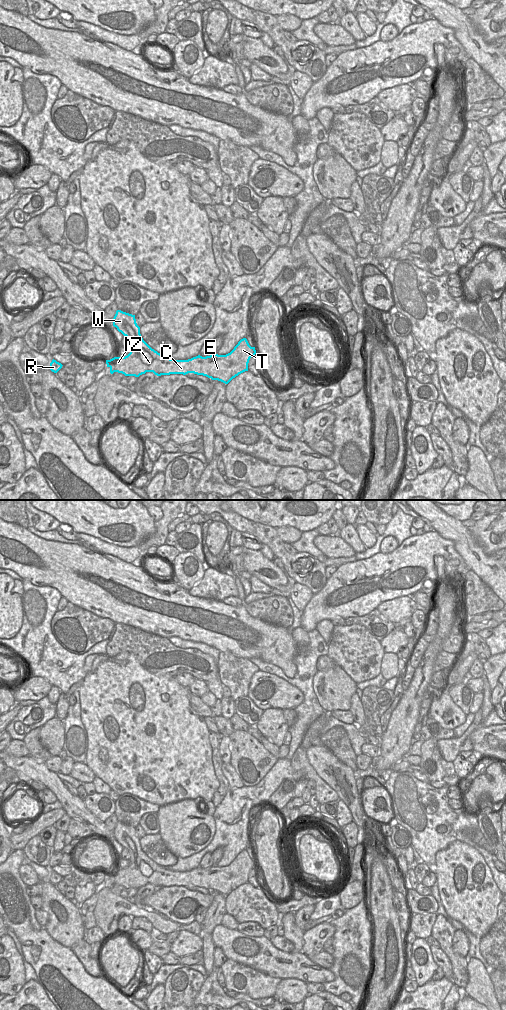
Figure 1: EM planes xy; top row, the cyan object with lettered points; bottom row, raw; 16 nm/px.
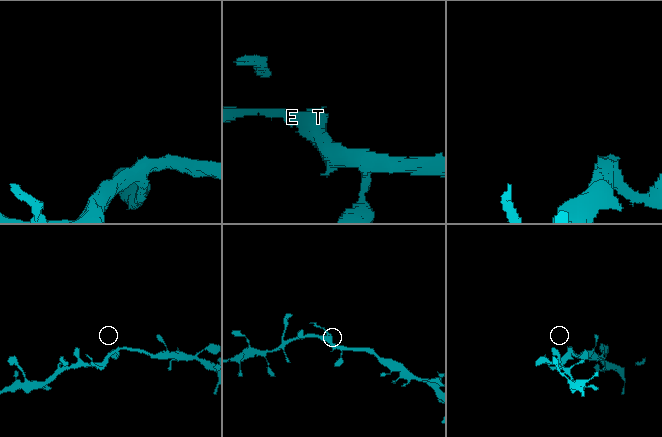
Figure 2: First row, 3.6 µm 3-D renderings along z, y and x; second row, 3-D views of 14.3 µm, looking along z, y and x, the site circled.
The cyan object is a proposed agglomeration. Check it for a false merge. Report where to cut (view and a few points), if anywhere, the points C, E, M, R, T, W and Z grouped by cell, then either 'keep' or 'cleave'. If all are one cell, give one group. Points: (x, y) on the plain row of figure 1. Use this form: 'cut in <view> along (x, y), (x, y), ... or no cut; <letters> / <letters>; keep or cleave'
no cut; C E M R T W Z; keep

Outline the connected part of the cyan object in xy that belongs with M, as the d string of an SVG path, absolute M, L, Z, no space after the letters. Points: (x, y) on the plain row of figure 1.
M117 822L113 838L128 850L130 865L125 869L106 872L111 886L118 884L139 889L146 884L153 884L157 888L194 885L228 896L239 886L248 883L249 872L256 866L255 859L251 859L243 850L226 867L198 867L188 872L175 872L158 865L143 852L135 827Z

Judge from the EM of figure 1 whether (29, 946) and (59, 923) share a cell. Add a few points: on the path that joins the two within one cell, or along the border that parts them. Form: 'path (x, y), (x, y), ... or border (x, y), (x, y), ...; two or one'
border (43, 927), (55, 940), (66, 946); two

